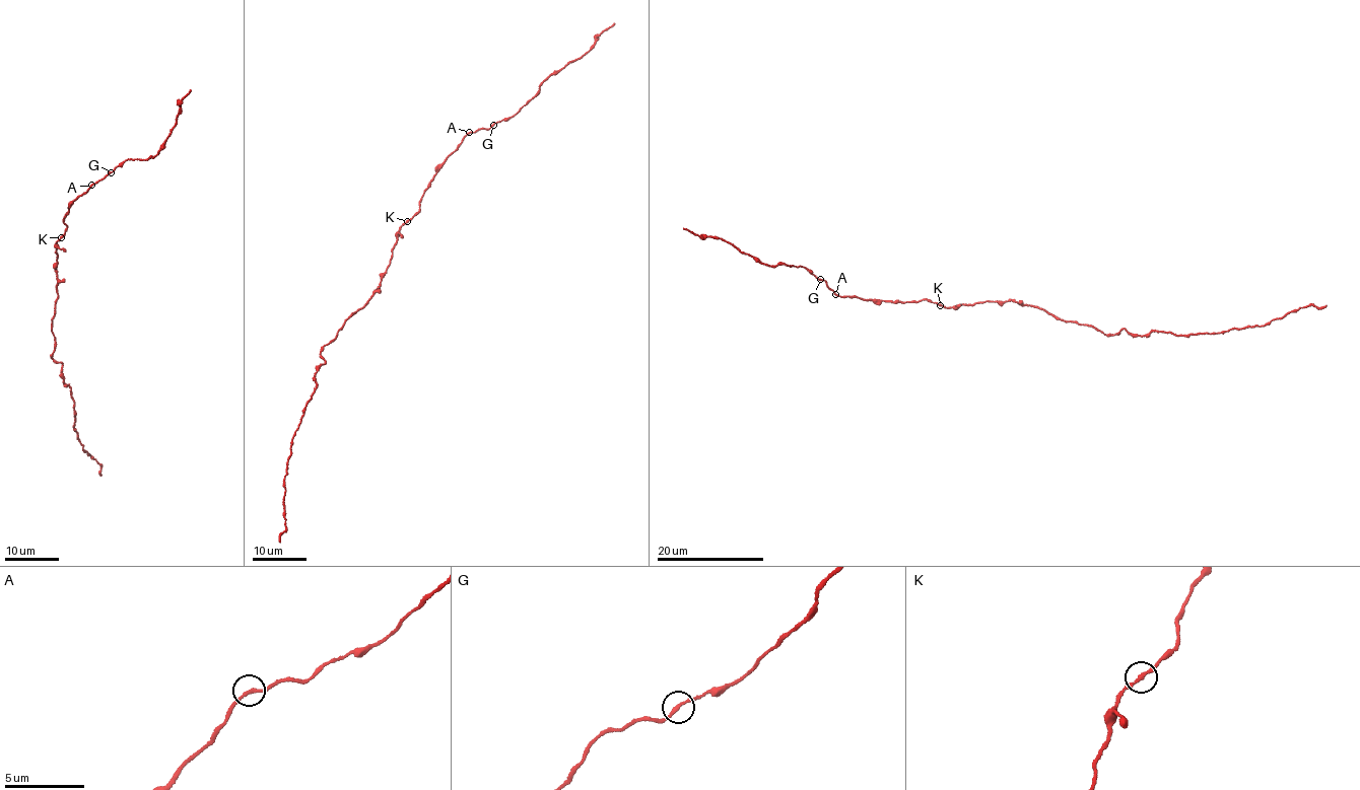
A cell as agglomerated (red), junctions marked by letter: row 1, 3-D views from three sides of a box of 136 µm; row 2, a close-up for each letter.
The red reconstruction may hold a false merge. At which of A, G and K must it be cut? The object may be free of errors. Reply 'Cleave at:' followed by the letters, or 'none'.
Cleave at: none

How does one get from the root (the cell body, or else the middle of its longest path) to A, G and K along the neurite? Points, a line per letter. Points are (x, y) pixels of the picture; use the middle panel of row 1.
A: (386, 271), (397, 231), (418, 210), (420, 199), (432, 178), (469, 132)
G: (386, 271), (397, 231), (418, 210), (420, 199), (447, 158), (458, 150), (468, 134), (493, 125)
K: (386, 271), (397, 231), (407, 221)

